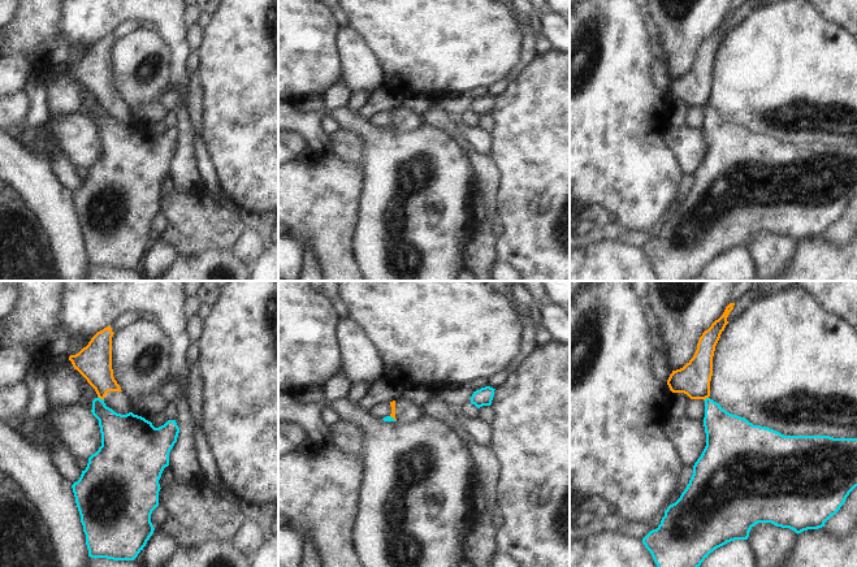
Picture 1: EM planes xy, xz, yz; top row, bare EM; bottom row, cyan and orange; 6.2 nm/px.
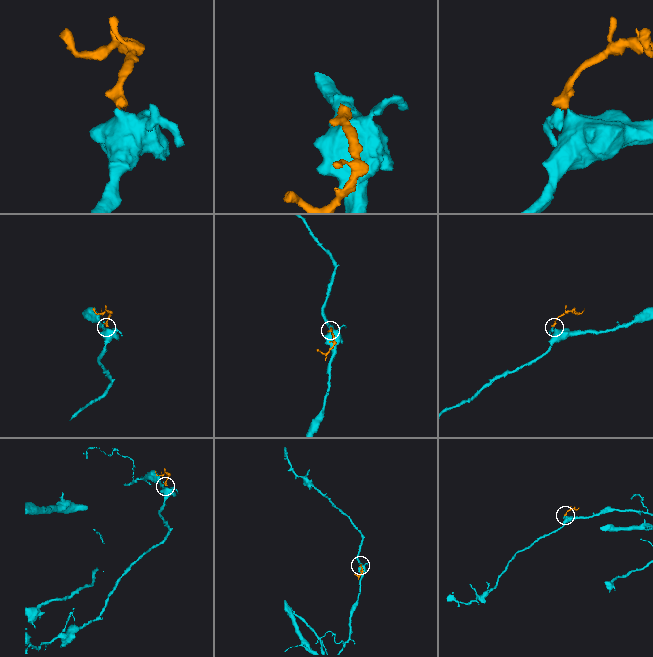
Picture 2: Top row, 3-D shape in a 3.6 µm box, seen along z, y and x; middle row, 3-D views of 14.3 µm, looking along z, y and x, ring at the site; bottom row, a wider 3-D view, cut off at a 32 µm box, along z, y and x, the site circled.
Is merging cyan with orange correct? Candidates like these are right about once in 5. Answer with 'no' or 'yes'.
no

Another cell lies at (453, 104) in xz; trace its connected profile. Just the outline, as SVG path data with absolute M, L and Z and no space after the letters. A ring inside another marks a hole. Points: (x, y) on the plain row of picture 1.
M447 94L446 96L438 96L433 99L438 109L447 116L458 120L464 112L471 112L473 103L472 98L467 94Z

